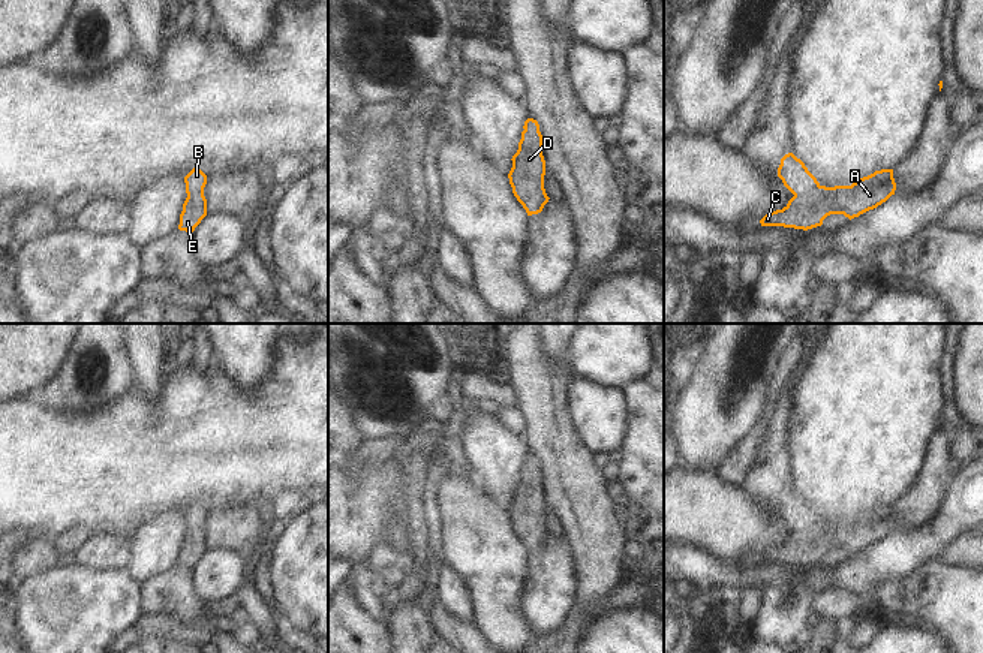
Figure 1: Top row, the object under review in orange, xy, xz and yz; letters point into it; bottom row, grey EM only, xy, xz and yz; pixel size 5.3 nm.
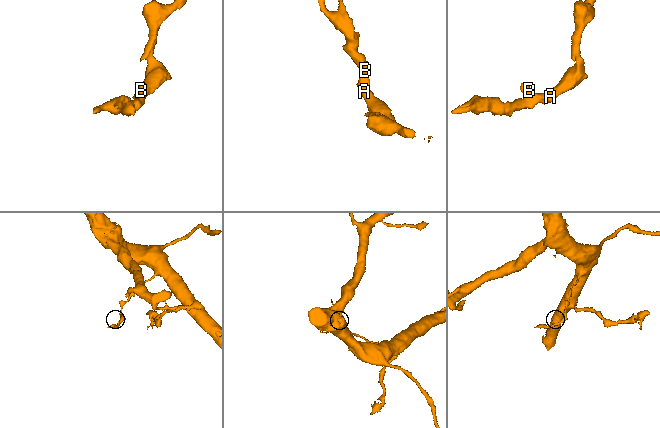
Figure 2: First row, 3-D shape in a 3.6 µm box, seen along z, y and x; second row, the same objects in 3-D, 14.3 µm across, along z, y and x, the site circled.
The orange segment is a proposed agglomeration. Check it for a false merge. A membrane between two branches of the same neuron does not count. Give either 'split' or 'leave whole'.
leave whole

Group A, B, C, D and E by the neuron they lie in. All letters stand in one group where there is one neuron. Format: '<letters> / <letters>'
A B C D E

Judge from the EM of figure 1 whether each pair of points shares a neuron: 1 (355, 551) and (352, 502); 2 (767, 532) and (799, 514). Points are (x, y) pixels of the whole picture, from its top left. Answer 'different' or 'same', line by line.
1: same
2: different

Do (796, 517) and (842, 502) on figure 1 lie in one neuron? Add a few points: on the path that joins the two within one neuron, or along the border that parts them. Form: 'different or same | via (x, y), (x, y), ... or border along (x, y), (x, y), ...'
different | border along (788, 487), (821, 520), (848, 520)

